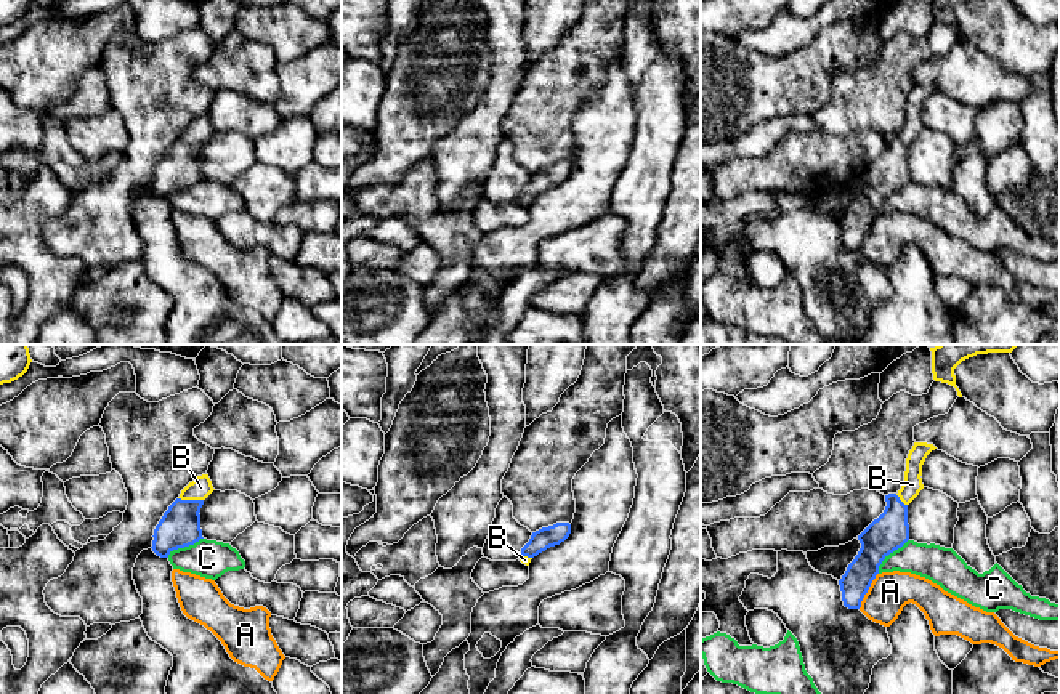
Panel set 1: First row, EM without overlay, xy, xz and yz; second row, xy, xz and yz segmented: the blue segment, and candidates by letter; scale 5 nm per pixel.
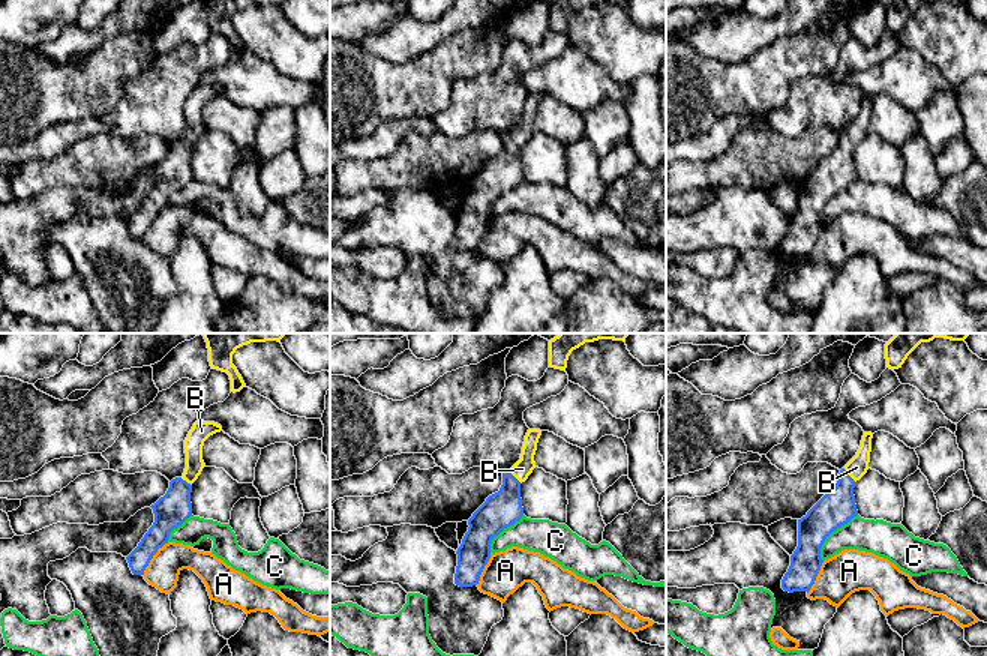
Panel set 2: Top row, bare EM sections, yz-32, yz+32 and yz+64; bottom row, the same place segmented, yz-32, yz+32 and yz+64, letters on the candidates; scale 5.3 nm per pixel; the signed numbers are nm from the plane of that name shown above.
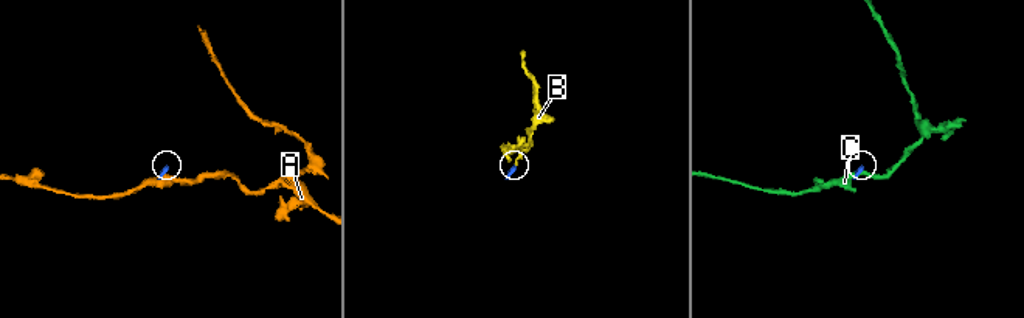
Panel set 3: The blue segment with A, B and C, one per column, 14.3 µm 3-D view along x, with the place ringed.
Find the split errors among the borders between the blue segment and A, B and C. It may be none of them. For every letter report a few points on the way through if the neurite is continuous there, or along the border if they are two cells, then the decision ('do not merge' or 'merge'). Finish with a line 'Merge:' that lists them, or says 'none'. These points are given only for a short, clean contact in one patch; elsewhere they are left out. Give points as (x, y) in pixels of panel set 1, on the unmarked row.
A: do not merge
B: way xy (180, 167), (183, 153), (191, 141), (201, 129); merge
C: do not merge
Merge: B

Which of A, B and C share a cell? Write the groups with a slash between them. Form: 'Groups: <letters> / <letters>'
Groups: A / B / C

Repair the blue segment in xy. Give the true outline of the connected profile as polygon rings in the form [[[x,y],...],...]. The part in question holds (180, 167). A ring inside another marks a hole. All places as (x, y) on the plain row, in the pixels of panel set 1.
[[[208,115],[197,117],[168,147],[154,170],[152,192],[160,199],[168,199],[173,191],[194,186],[202,178],[200,149],[204,141],[213,133]]]

